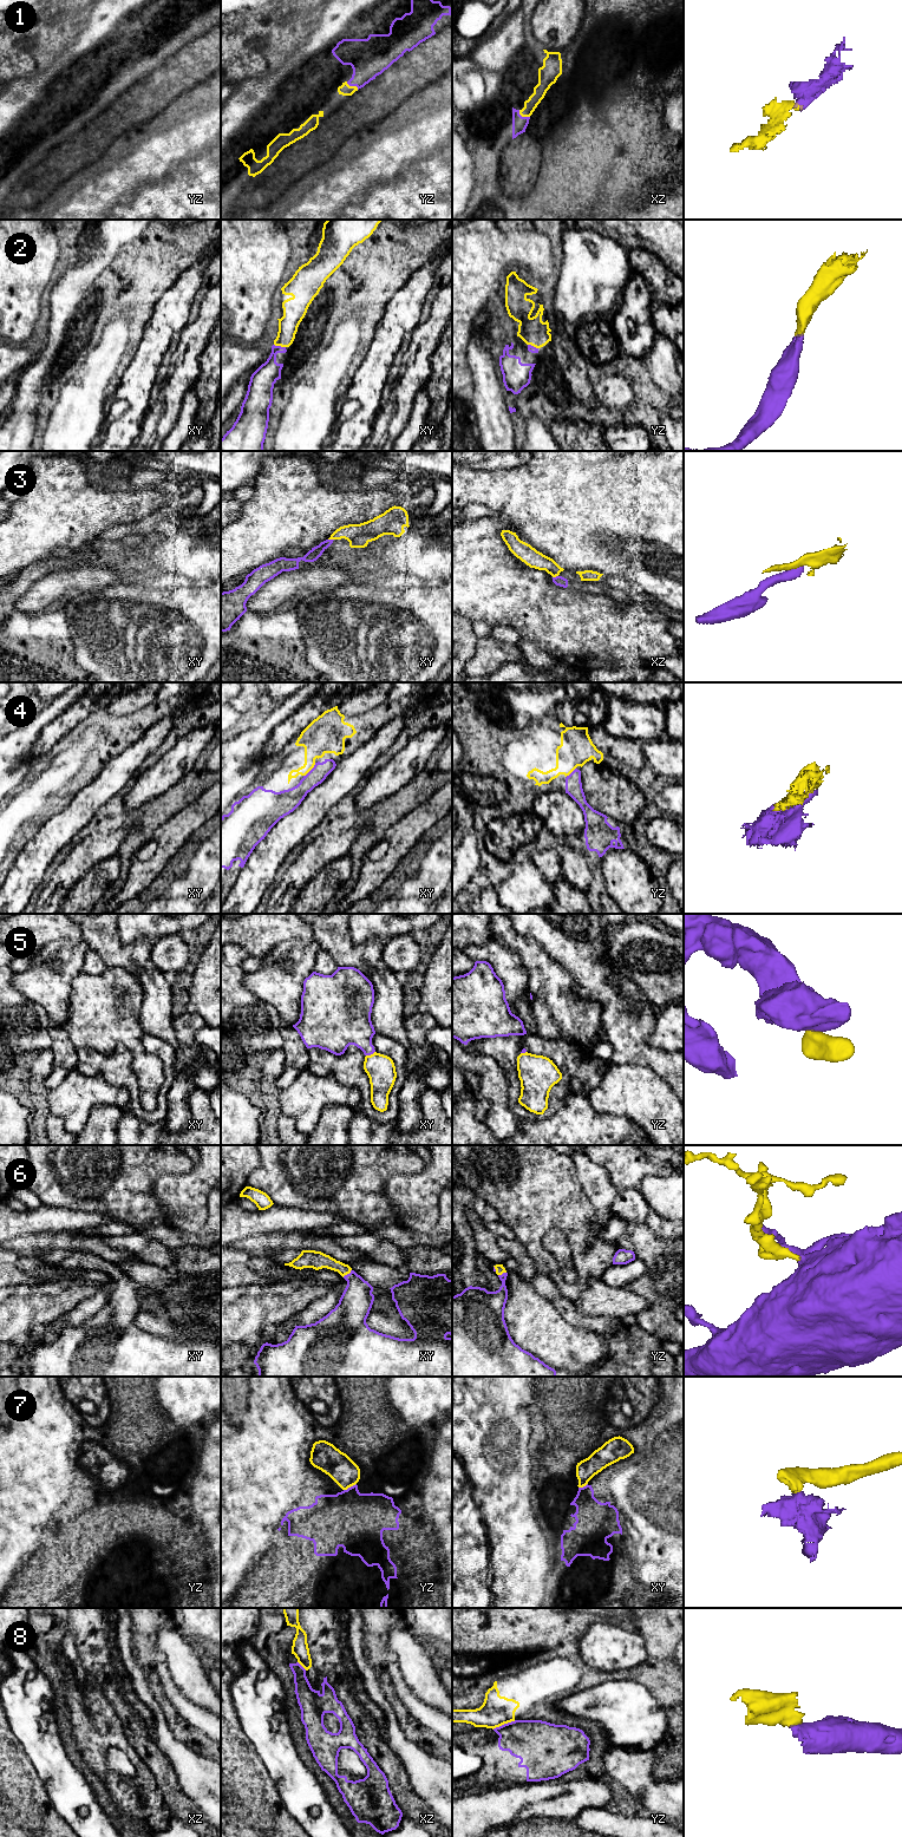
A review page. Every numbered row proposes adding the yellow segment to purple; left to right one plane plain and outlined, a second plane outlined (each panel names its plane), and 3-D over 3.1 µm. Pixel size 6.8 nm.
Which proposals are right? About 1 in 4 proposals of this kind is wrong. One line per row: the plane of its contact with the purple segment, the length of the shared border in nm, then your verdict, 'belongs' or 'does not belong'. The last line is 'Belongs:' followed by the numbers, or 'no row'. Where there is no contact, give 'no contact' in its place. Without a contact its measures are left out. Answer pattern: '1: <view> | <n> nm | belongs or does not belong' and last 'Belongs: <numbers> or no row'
1: xz | 90 nm | belongs
2: xy | 80 nm | belongs
3: xy | 40 nm | belongs
4: xy | 130 nm | belongs
5: xy | 70 nm | belongs
6: xy | 80 nm | belongs
7: yz | 100 nm | does not belong
8: yz | 170 nm | does not belong
Belongs: 1, 2, 3, 4, 5, 6

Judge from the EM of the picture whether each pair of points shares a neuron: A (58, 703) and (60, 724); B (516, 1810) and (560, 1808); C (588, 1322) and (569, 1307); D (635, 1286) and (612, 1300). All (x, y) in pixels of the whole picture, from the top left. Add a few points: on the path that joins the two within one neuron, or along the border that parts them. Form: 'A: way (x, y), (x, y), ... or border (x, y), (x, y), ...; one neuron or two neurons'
A: border (80, 697), (39, 733); two neurons
B: way (527, 1808), (549, 1808); one neuron
C: way (583, 1321), (572, 1312); one neuron
D: border (622, 1287), (641, 1295), (649, 1306); two neurons

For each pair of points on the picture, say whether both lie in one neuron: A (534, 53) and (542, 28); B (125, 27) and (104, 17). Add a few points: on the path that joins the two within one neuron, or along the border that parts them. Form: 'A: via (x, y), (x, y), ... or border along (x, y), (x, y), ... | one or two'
A: border along (530, 31), (544, 48) | two
B: border along (135, 12), (122, 21), (111, 38) | two

